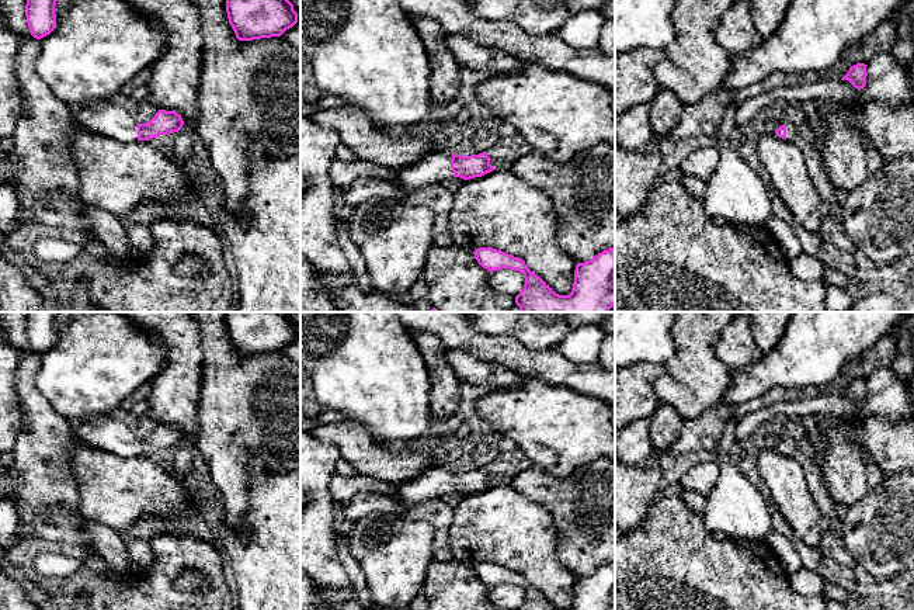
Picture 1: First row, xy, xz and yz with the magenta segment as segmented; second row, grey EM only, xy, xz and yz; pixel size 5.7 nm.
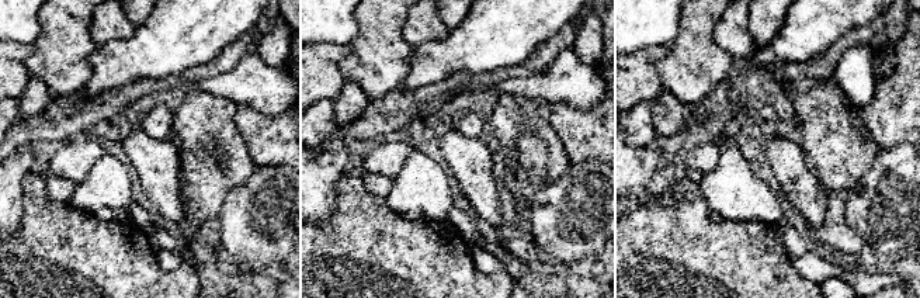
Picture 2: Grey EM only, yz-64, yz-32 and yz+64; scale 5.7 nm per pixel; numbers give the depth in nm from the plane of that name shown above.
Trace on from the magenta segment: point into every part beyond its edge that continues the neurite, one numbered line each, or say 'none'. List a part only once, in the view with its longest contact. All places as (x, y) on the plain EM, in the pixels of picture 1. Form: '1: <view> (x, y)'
1: xz (434, 484)

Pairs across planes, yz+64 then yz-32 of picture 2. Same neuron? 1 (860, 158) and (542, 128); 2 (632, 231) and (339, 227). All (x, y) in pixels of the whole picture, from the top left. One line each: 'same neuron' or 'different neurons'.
1: different neurons
2: same neuron

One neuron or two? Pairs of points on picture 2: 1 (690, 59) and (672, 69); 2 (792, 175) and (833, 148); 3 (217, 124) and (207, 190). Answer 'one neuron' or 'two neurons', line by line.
1: one neuron
2: two neurons
3: one neuron

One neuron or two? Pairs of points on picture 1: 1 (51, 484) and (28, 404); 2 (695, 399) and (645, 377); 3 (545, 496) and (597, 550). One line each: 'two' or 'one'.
1: one
2: two
3: one

